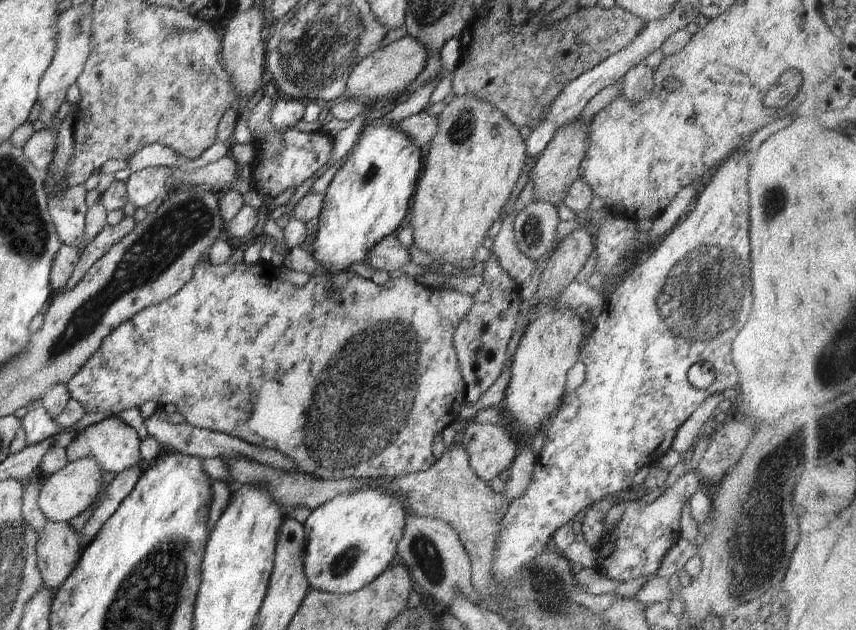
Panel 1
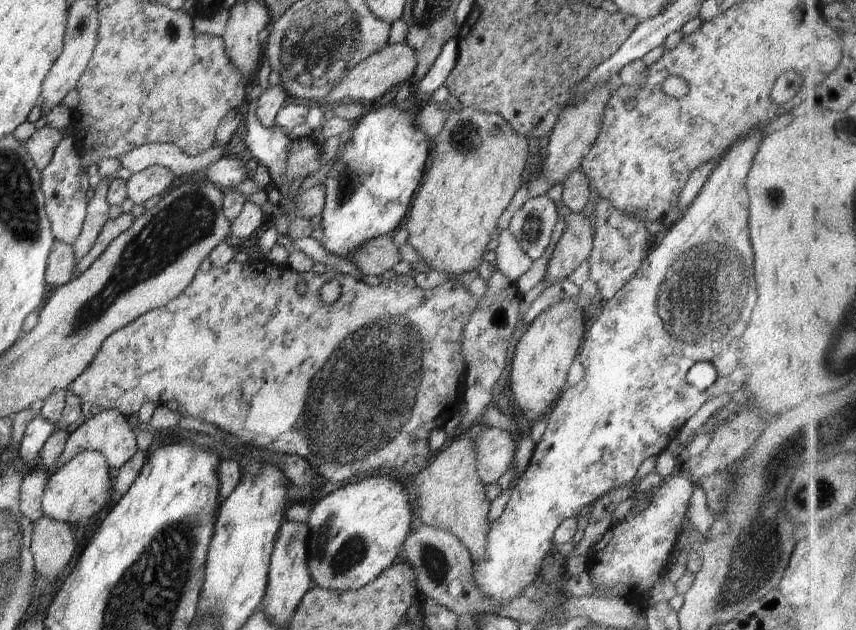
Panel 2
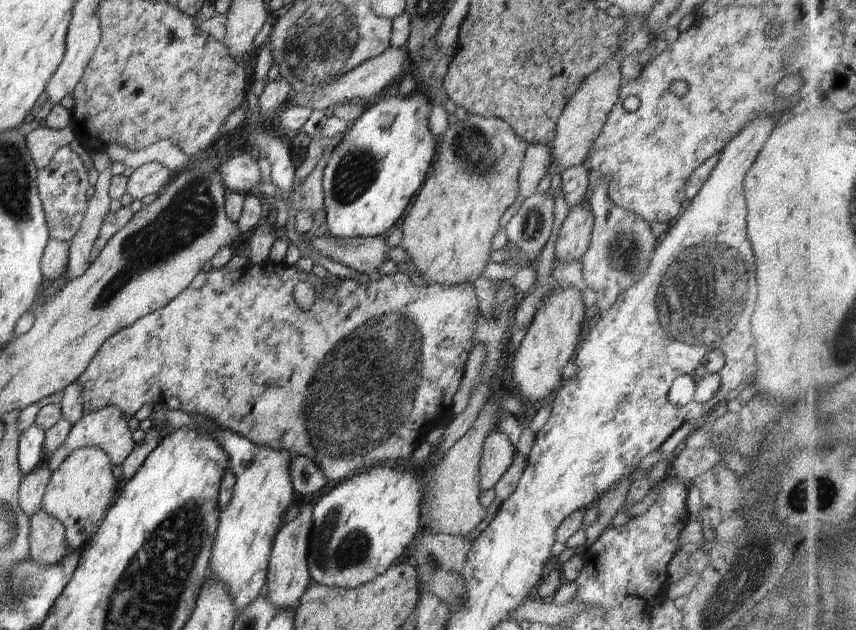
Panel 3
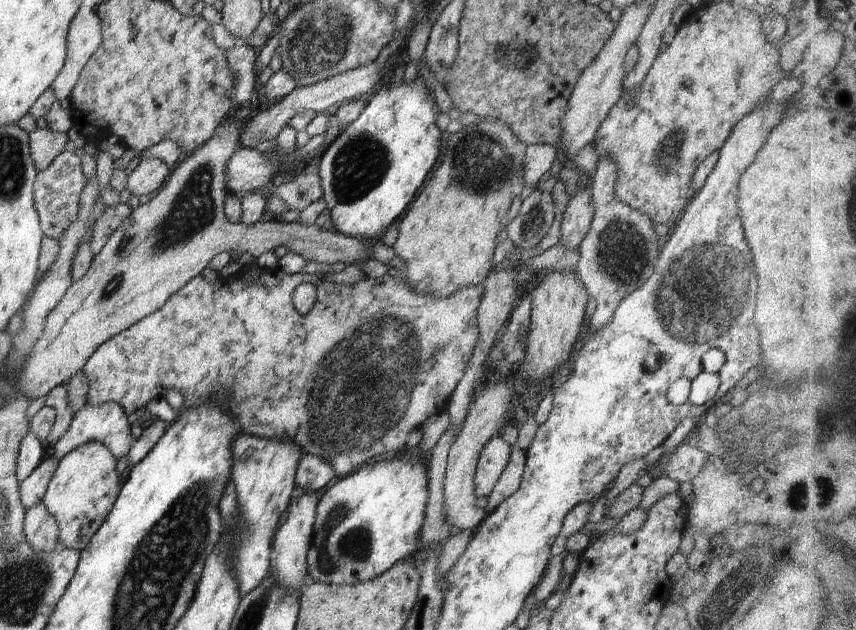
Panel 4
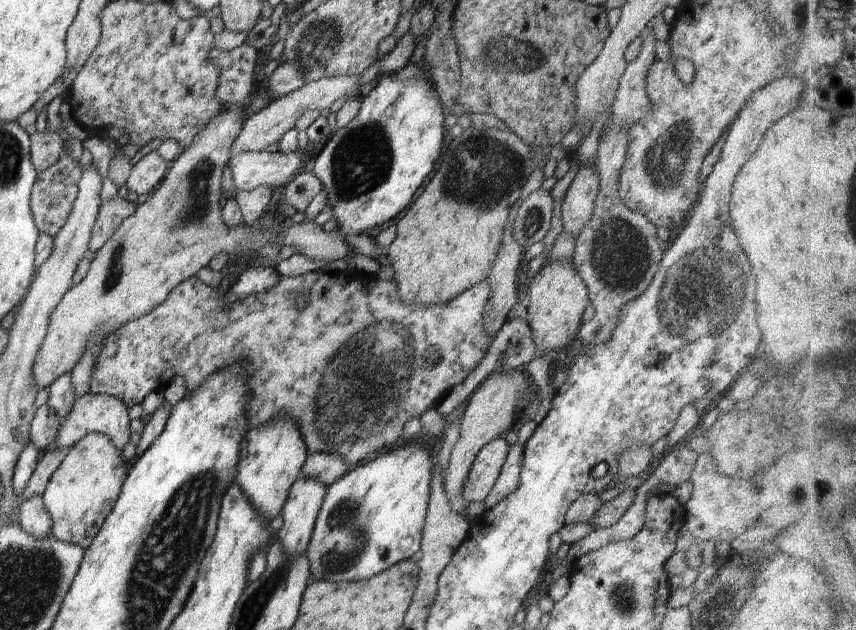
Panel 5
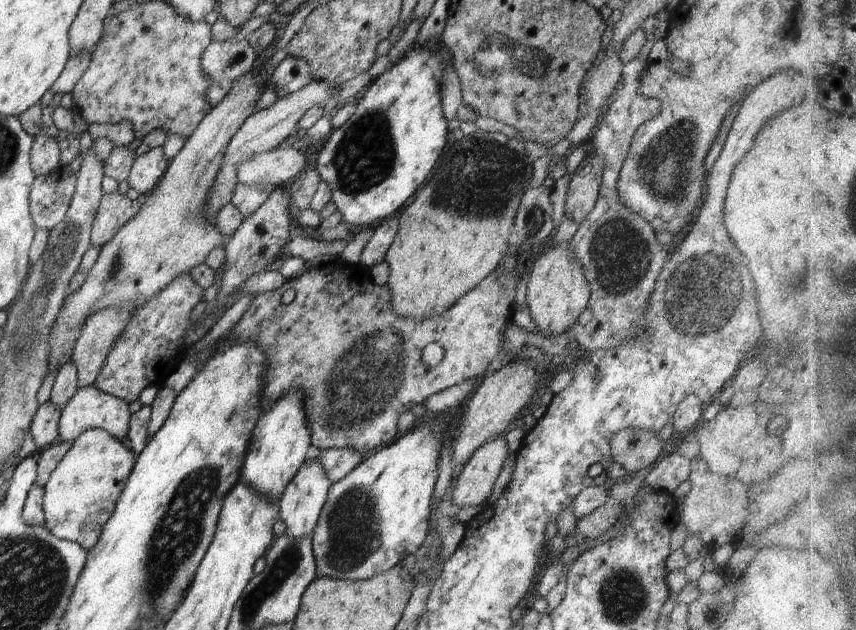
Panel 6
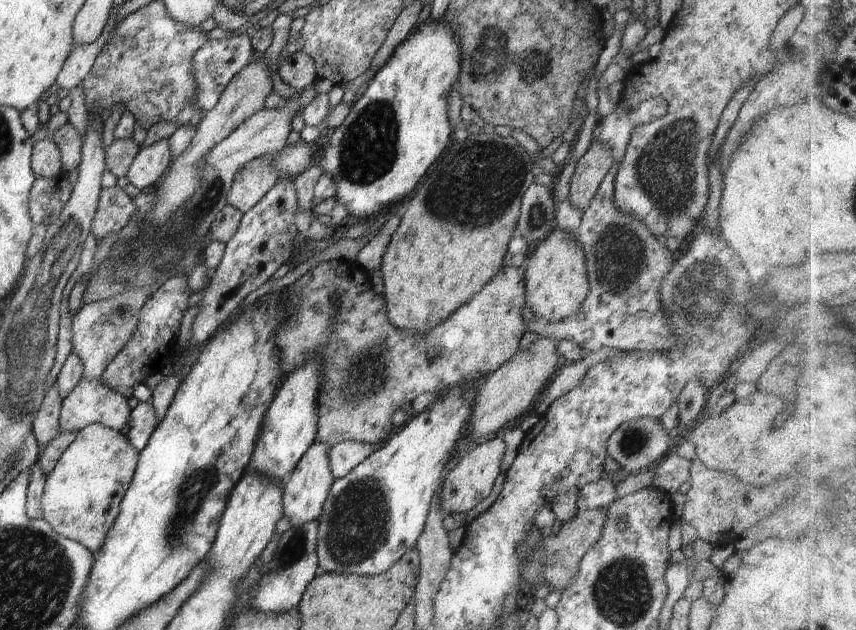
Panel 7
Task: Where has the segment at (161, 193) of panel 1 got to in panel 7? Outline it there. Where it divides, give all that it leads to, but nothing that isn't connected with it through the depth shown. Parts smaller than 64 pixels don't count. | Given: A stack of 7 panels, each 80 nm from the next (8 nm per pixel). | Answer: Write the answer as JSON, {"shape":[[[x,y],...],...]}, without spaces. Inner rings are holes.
{"shape":[[[167,138],[141,147],[138,154],[135,154],[127,172],[130,184],[134,184],[140,190],[152,191],[160,176],[172,164],[172,160],[174,160],[174,156]]]}

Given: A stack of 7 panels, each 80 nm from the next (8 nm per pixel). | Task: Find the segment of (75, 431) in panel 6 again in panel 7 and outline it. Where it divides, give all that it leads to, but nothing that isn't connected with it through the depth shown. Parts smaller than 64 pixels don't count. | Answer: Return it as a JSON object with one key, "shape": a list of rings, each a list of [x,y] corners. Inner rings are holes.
{"shape":[[[82,377],[73,390],[63,399],[59,414],[59,425],[62,431],[82,430],[85,426],[100,423],[116,432],[121,431],[129,422],[131,409],[128,399],[112,390],[102,379]]]}

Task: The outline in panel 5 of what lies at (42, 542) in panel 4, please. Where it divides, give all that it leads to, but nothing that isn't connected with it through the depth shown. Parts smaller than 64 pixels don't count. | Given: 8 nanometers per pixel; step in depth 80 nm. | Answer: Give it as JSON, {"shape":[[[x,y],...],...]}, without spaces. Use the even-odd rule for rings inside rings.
{"shape":[[[34,495],[22,500],[17,514],[18,524],[36,538],[49,537],[52,519],[46,512],[42,495]]]}

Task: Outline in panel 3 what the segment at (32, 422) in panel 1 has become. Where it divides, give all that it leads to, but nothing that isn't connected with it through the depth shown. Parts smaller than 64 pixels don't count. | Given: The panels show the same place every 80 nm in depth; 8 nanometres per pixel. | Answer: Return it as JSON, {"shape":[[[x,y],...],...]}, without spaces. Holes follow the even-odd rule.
{"shape":[[[33,424],[20,435],[17,455],[19,469],[23,475],[30,474],[43,459],[45,432],[38,425]]]}

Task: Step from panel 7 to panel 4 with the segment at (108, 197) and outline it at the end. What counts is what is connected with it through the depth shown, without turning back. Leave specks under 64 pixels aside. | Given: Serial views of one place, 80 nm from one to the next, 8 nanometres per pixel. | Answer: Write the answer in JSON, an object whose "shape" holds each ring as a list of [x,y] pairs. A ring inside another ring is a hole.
{"shape":[[[119,203],[106,207],[100,216],[97,216],[89,242],[93,257],[102,250],[102,247],[108,242],[109,236],[112,236],[112,233],[120,228],[123,220],[130,216],[132,211],[128,203]]]}

